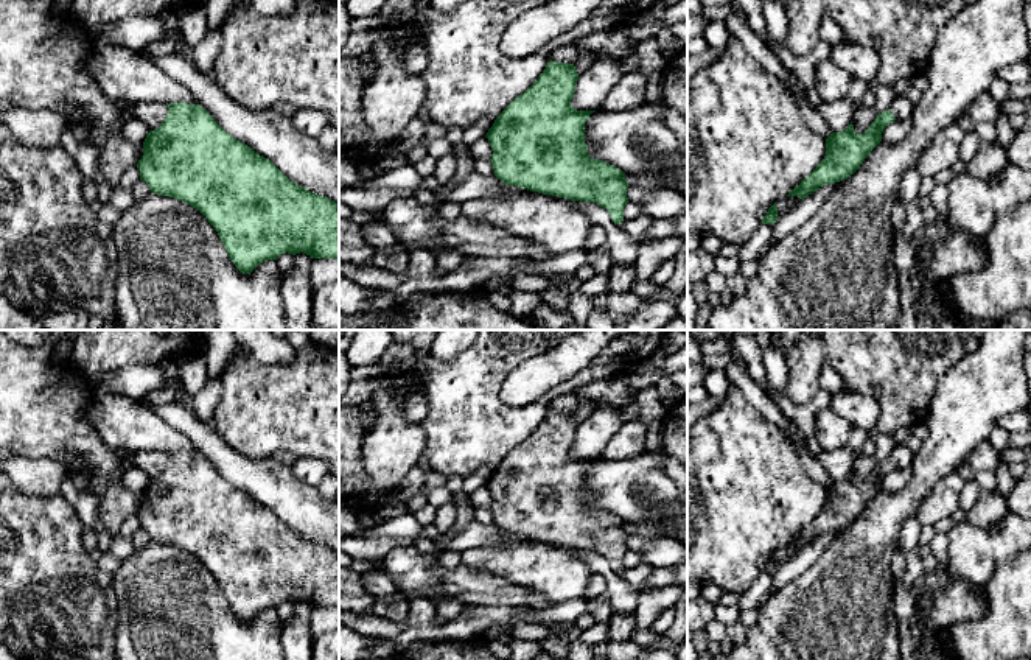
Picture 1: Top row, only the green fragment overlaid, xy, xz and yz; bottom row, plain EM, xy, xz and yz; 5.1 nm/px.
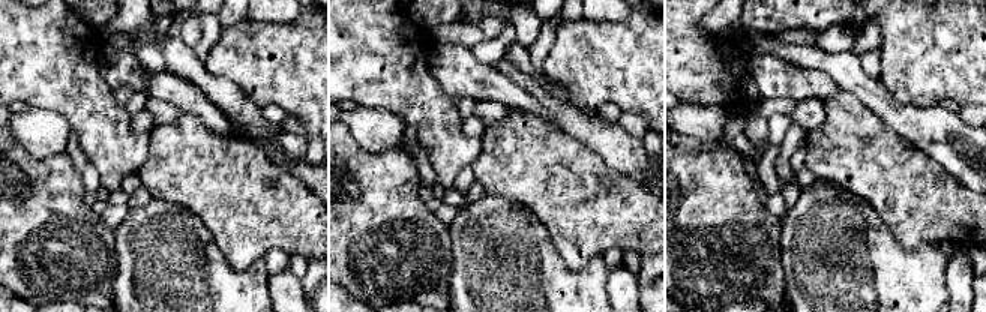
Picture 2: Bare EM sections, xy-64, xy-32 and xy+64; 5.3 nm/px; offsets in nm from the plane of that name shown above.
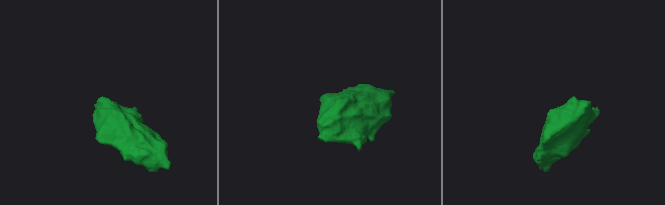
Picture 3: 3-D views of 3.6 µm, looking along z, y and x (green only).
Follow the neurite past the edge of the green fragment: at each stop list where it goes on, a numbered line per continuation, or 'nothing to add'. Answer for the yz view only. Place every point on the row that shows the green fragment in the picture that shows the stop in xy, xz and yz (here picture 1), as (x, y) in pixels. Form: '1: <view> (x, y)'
1: yz (902, 108)

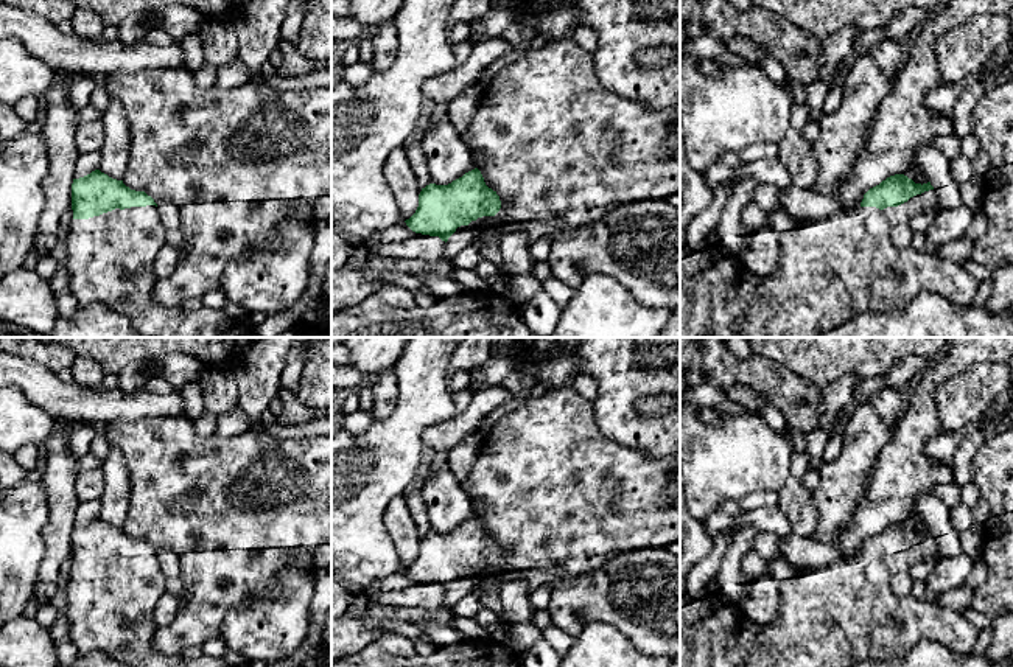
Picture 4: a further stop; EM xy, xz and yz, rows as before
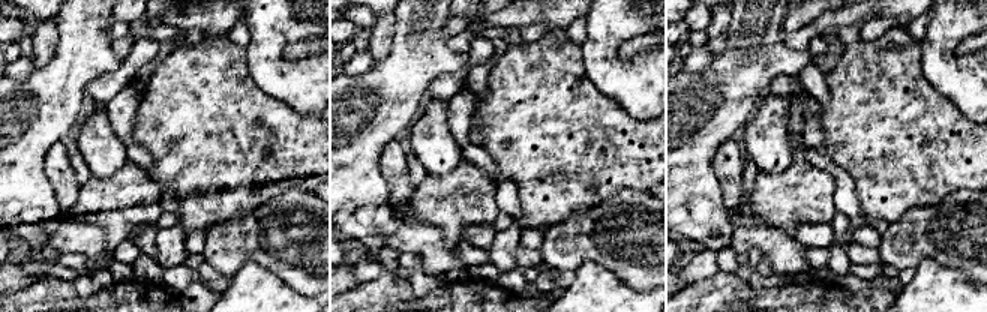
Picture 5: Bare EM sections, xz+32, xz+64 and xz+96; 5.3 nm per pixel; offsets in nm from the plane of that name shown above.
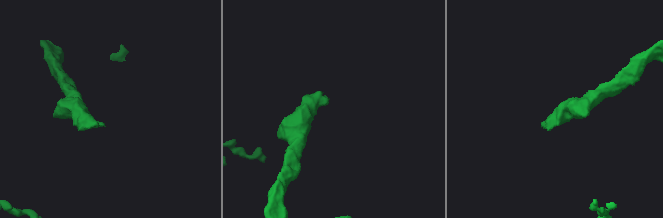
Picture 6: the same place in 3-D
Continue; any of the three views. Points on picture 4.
1: xy (111, 257)

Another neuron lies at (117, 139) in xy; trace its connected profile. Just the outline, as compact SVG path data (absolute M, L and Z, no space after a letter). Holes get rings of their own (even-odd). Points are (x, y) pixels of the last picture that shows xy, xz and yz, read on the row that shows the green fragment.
M110 96L103 113L104 141L98 169L112 179L123 180L129 160L131 132L121 103Z

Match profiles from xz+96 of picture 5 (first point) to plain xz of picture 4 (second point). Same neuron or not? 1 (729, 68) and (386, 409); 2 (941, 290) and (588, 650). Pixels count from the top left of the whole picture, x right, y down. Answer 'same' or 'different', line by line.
1: different
2: same

